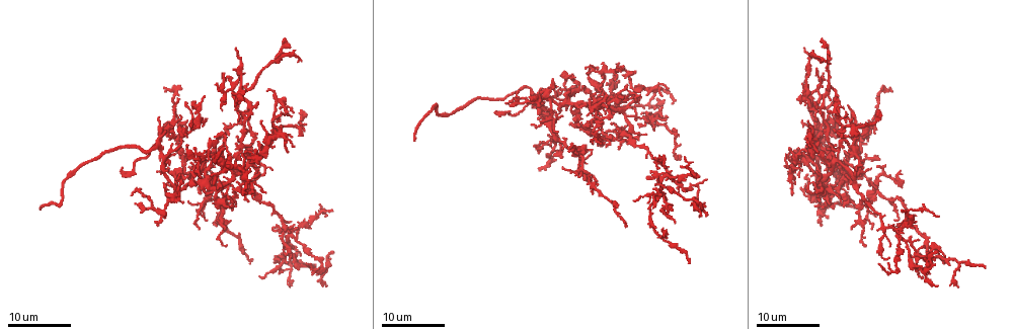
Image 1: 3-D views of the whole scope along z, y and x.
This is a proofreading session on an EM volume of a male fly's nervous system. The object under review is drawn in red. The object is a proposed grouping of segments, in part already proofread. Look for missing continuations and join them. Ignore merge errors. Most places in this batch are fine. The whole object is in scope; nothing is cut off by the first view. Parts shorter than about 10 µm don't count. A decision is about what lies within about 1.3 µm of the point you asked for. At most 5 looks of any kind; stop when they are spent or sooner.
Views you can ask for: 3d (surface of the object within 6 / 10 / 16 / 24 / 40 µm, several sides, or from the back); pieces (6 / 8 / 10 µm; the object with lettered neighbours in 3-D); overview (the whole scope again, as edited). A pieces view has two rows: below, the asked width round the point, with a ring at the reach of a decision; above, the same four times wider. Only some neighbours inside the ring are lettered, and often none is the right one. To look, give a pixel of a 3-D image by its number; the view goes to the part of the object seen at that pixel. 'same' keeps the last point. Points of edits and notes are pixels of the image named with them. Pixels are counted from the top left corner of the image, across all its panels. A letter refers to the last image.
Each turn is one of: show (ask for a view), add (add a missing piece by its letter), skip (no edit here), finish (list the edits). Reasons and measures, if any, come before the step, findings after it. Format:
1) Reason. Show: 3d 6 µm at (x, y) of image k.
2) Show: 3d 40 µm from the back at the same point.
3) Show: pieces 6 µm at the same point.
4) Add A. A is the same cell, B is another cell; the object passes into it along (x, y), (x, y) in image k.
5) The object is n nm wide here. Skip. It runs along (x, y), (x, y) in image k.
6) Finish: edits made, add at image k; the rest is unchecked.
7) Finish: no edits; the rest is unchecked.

Long arm stops here. Show: 3d 16 µm at (303, 111) of image 1.

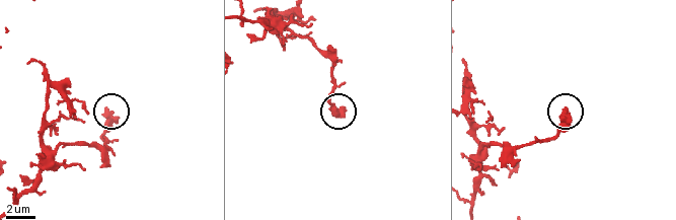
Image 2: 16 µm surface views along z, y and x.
Show: pieces 8 µm at (106, 111) of image 2.

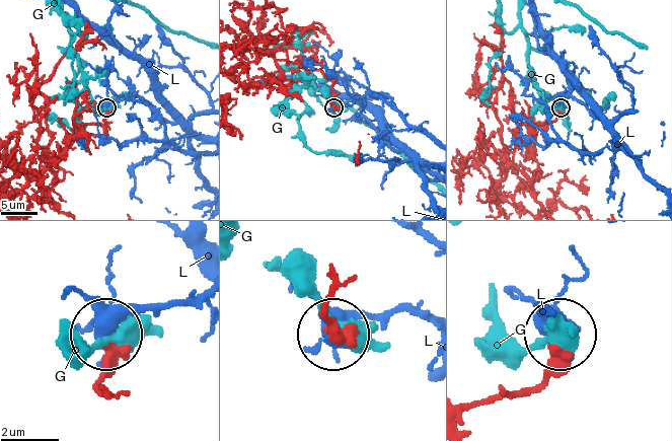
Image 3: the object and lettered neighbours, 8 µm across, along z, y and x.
Skip. G and L are other cells; it runs along (101, 393), (106, 338) in image 3; no lettered piece goes on from it.

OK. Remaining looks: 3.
Branch stops here. Show: 3d 24 µm at (791, 193) of image 1.

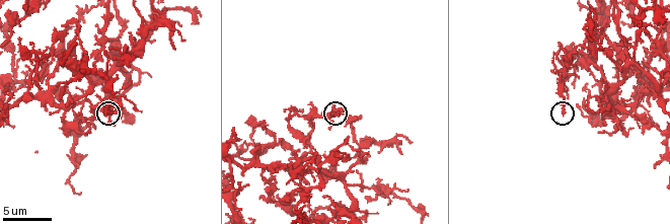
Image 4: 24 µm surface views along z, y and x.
Show: pieces 8 µm at (104, 114) of image 4.

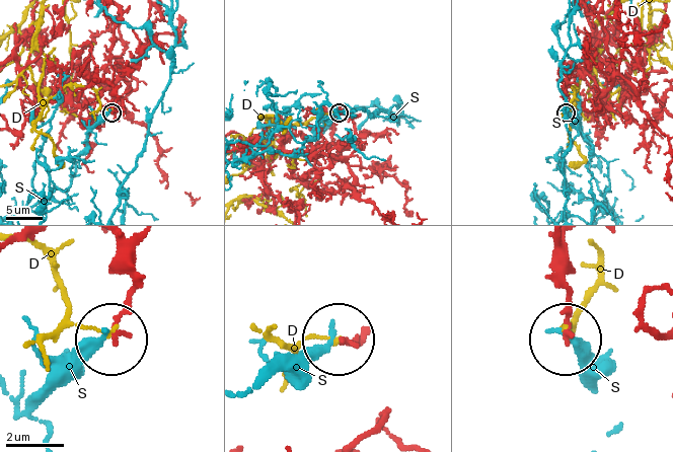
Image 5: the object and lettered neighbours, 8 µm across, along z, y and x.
Skip. D and S are other cells; it runs along (116, 242), (130, 286), (114, 333) in image 5; no lettered piece goes on from it.

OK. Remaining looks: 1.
Finish: no edits; the rest is unchecked.

